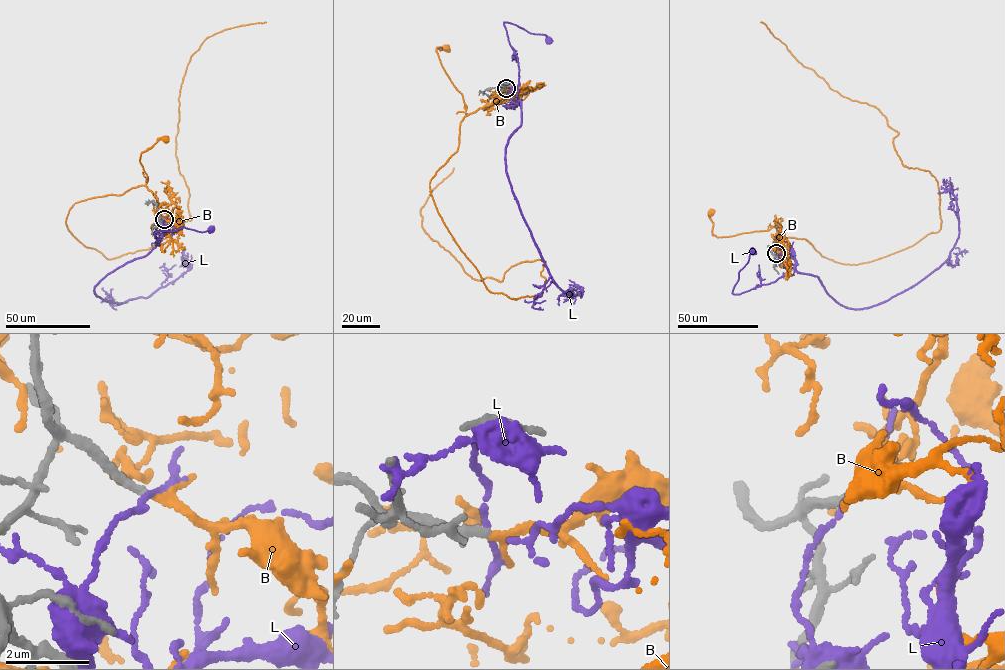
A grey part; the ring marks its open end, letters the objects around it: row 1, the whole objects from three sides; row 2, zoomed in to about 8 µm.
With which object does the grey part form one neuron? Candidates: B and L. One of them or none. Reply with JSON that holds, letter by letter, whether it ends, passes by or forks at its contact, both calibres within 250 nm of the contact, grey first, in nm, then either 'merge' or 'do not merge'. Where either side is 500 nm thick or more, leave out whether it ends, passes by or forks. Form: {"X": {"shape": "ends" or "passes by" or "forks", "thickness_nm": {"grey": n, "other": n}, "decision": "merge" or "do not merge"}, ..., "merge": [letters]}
{"B": {"shape": "passes by", "thickness_nm": {"grey": 240, "other": 140}, "decision": "merge"}, "L": {"shape": "passes by", "thickness_nm": {"grey": 240, "other": 90}, "decision": "do not merge"}, "merge": ["B"]}

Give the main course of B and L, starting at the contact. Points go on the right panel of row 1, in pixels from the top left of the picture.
B: (776, 253), (782, 253), (783, 248), (776, 228), (718, 237), (713, 234), (710, 213)
L: (776, 253), (774, 258), (778, 262), (791, 264), (794, 267), (774, 281), (733, 294), (739, 272), (752, 251)

